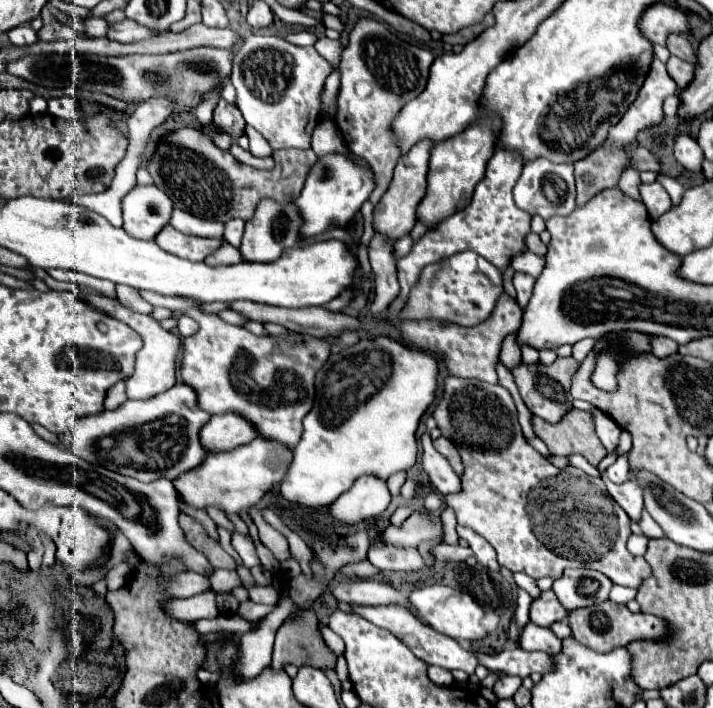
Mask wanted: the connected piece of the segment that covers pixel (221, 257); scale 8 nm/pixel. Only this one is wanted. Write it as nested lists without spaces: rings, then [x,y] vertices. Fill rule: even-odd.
[[[223,245],[221,249],[217,249],[213,255],[209,255],[205,261],[209,261],[211,265],[231,265],[237,261],[243,261],[241,253],[237,247],[233,245]]]

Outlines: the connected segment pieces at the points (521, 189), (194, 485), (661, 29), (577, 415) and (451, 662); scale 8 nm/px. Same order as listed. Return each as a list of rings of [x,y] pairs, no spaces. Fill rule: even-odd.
[[[539,157],[537,161],[527,161],[523,173],[513,189],[515,205],[529,215],[539,215],[545,221],[553,215],[569,215],[575,209],[575,179],[573,165],[557,165]]]
[[[257,437],[249,445],[241,445],[233,451],[209,453],[201,467],[183,473],[173,483],[179,495],[195,507],[203,509],[207,505],[213,505],[229,513],[237,513],[241,509],[249,509],[251,505],[257,505],[273,485],[281,483],[291,461],[293,461],[291,449],[277,445],[277,441],[265,441],[263,437]],[[283,461],[285,461],[285,471],[283,471]]]
[[[657,3],[643,13],[639,27],[651,43],[665,45],[671,33],[677,33],[677,35],[689,33],[689,15],[679,7]]]
[[[571,409],[559,423],[547,423],[541,421],[541,417],[533,415],[531,425],[535,435],[549,447],[551,455],[567,457],[571,453],[579,453],[595,467],[607,455],[605,447],[595,435],[595,427],[587,411]]]
[[[353,605],[353,613],[365,617],[367,621],[371,621],[373,625],[377,625],[381,629],[391,631],[399,641],[403,641],[427,665],[439,665],[439,667],[443,667],[447,671],[461,669],[467,675],[473,675],[475,667],[479,665],[479,661],[477,661],[477,657],[475,657],[475,653],[471,649],[463,649],[457,641],[437,633],[435,629],[431,629],[429,625],[419,621],[419,617],[415,617],[411,611],[407,611],[407,609],[399,607],[399,605],[381,605],[381,607],[355,607]]]

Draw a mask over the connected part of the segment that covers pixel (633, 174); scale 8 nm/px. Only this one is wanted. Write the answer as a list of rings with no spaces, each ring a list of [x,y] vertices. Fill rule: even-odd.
[[[625,167],[621,177],[619,177],[619,189],[629,195],[629,197],[635,197],[637,201],[641,201],[641,195],[639,195],[639,171],[635,167]]]

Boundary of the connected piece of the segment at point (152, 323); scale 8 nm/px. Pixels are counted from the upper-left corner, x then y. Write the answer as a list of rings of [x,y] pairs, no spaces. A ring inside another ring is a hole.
[[[27,267],[37,279],[45,282],[47,286],[54,290],[59,291],[71,291],[78,295],[80,298],[91,303],[94,307],[103,310],[108,315],[119,319],[119,321],[125,321],[129,327],[133,327],[141,337],[143,337],[143,349],[137,353],[137,365],[135,365],[135,373],[127,379],[127,395],[129,399],[149,399],[149,397],[155,397],[167,389],[171,389],[175,385],[175,371],[177,371],[177,353],[179,353],[179,347],[181,347],[181,337],[175,335],[173,331],[167,331],[159,325],[159,321],[155,321],[153,317],[149,315],[141,315],[141,313],[133,312],[127,309],[118,301],[118,299],[109,299],[107,297],[84,294],[76,284],[59,282],[43,271],[43,269],[37,269],[37,267]]]

